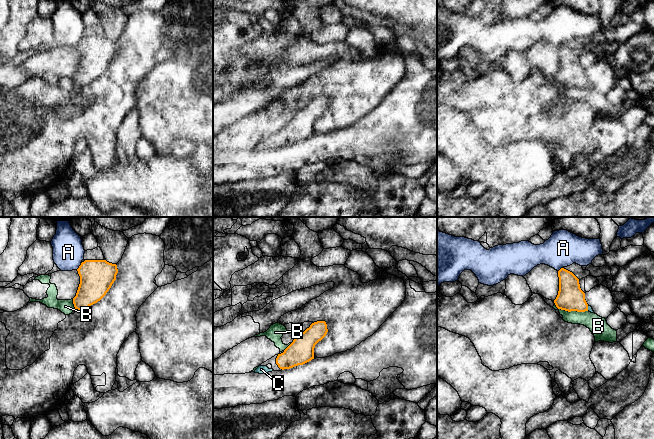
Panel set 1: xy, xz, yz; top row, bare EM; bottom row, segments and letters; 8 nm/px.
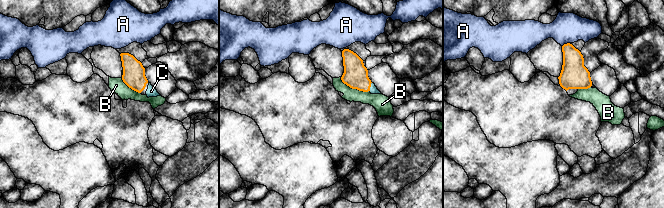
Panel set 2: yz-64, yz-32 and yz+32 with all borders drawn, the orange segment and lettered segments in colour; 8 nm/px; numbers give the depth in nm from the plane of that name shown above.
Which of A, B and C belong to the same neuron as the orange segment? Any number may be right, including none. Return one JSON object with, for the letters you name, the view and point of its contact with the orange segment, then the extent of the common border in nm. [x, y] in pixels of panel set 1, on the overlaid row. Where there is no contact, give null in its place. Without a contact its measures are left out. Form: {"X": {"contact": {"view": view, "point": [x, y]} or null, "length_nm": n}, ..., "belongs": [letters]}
{"C": {"contact": {"view": "yz", "point": [587, 308]}, "length_nm": 50}, "belongs": ["C"]}

